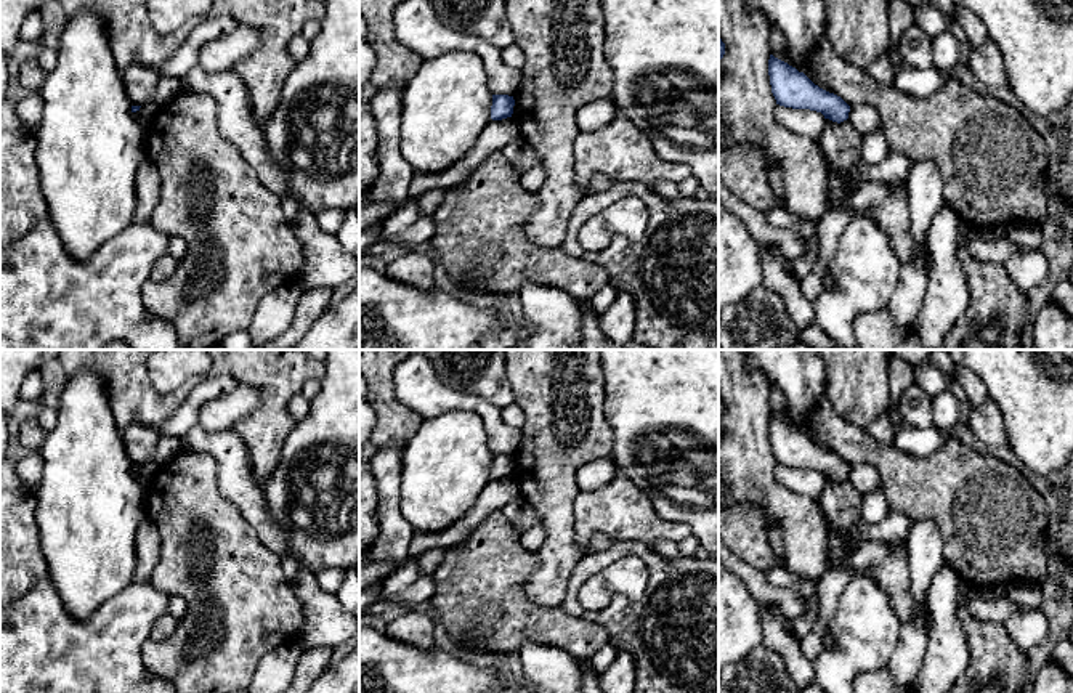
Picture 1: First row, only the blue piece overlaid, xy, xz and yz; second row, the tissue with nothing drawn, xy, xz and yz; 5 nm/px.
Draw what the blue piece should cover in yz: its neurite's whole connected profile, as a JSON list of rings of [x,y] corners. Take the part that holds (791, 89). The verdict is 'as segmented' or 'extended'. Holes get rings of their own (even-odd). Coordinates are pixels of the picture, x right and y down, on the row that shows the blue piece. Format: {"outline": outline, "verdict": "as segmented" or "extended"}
{"outline": [[[770,55],[768,75],[776,104],[821,112],[824,119],[844,122],[850,106],[837,95],[815,85],[804,72]]], "verdict": "as segmented"}

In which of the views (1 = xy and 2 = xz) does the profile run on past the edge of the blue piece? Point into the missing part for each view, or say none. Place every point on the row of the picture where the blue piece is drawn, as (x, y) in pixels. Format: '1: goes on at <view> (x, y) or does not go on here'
1: does not go on here
2: does not go on here

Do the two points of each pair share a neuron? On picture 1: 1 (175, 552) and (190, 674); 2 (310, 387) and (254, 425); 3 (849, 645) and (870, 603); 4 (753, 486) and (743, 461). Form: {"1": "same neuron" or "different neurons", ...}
{"1": "same neuron", "2": "different neurons", "3": "same neuron", "4": "same neuron"}

